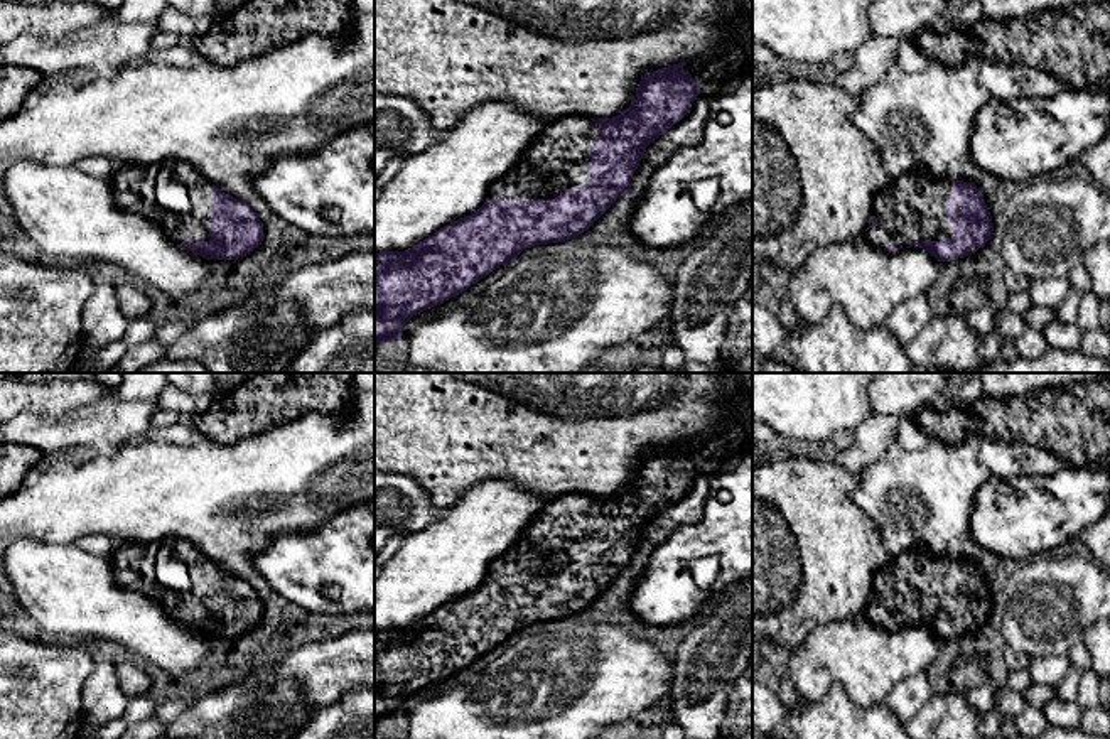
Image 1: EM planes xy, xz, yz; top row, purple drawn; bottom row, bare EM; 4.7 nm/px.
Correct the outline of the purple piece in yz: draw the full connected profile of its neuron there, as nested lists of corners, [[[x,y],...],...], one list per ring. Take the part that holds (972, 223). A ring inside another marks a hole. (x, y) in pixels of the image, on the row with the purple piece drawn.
[[[913,167],[874,197],[865,238],[889,253],[923,248],[951,262],[985,246],[994,235],[990,211],[975,184],[935,177]]]

